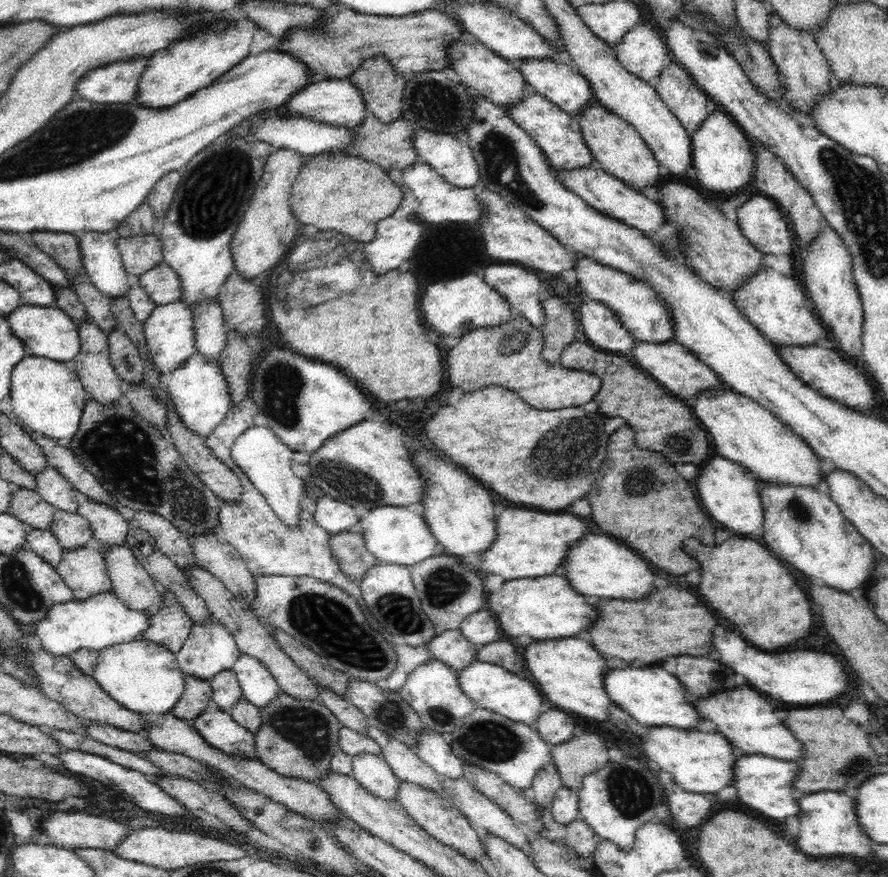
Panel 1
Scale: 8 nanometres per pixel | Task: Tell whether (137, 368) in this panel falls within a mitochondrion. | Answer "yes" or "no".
no

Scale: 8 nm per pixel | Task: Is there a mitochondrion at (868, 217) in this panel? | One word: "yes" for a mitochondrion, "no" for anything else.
yes

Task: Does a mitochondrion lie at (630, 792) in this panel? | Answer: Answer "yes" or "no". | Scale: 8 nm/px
yes

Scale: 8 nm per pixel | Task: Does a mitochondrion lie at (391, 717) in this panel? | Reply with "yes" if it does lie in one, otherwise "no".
yes

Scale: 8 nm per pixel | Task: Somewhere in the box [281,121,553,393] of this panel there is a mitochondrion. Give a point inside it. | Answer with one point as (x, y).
(500, 156)

